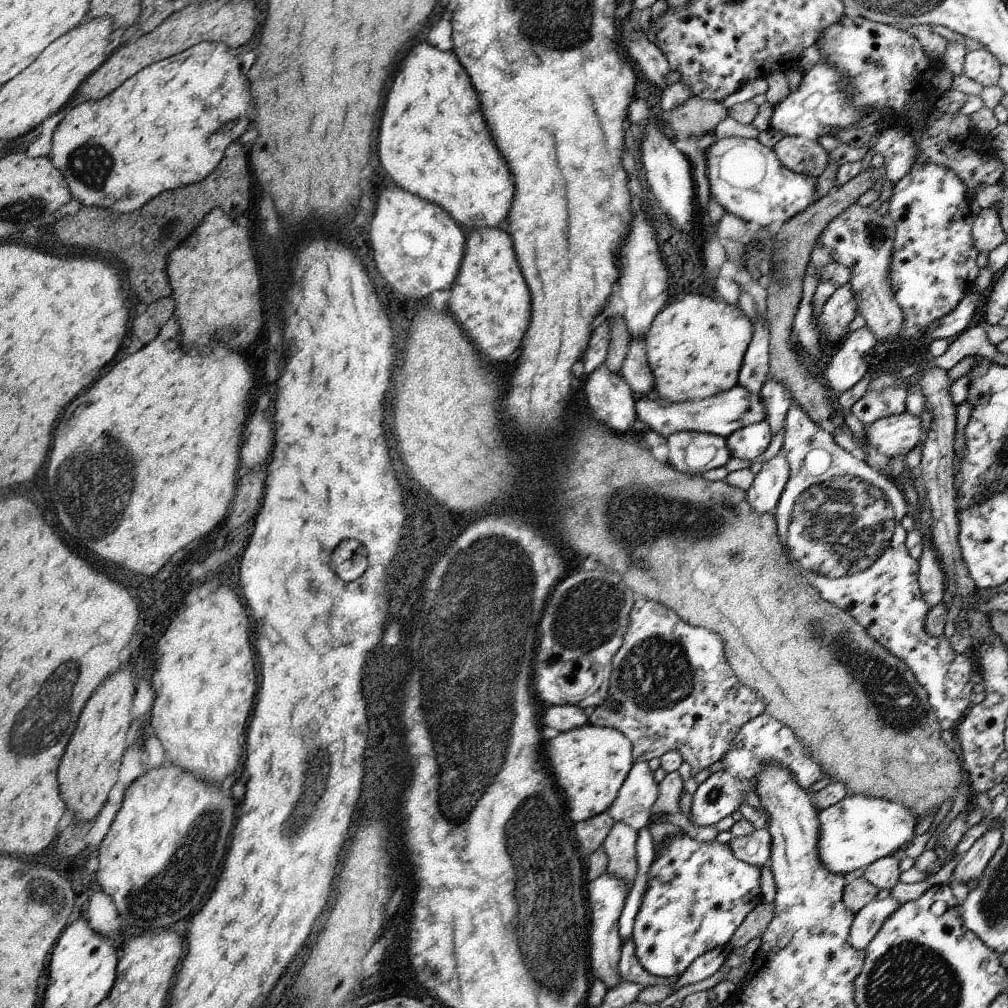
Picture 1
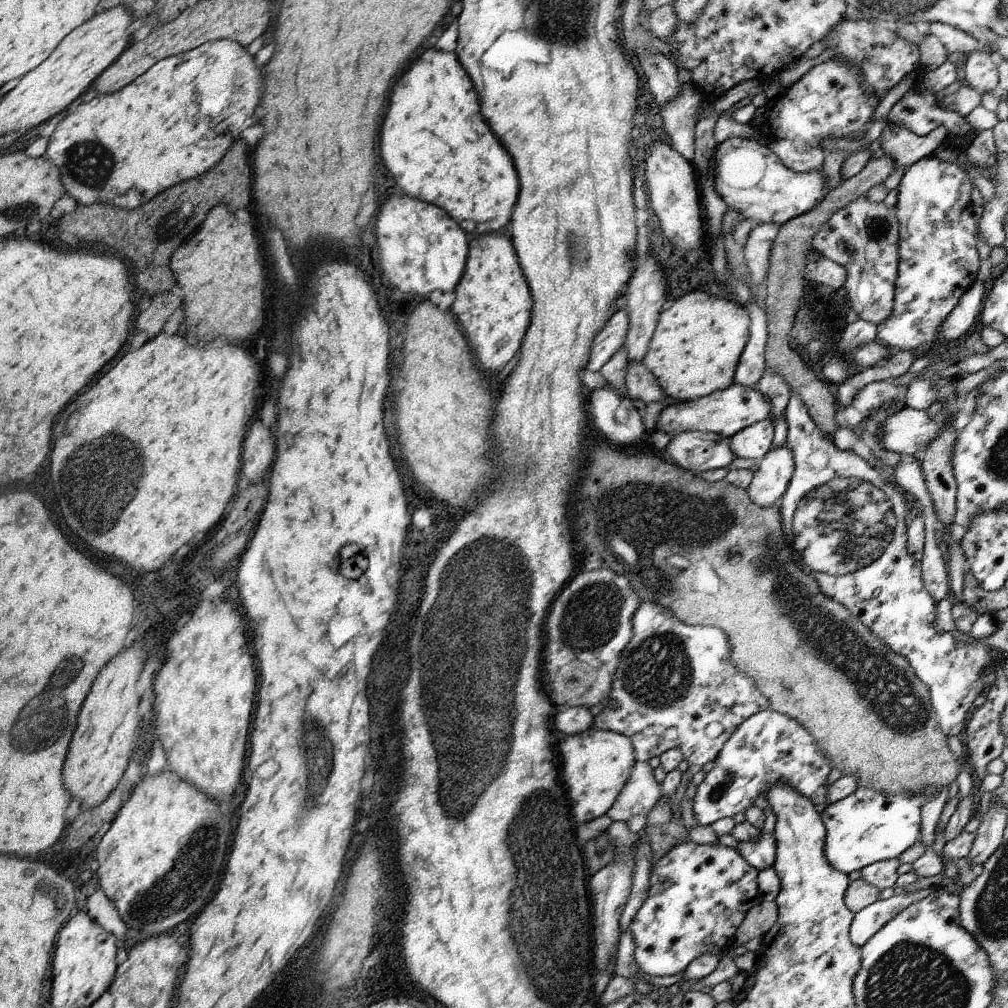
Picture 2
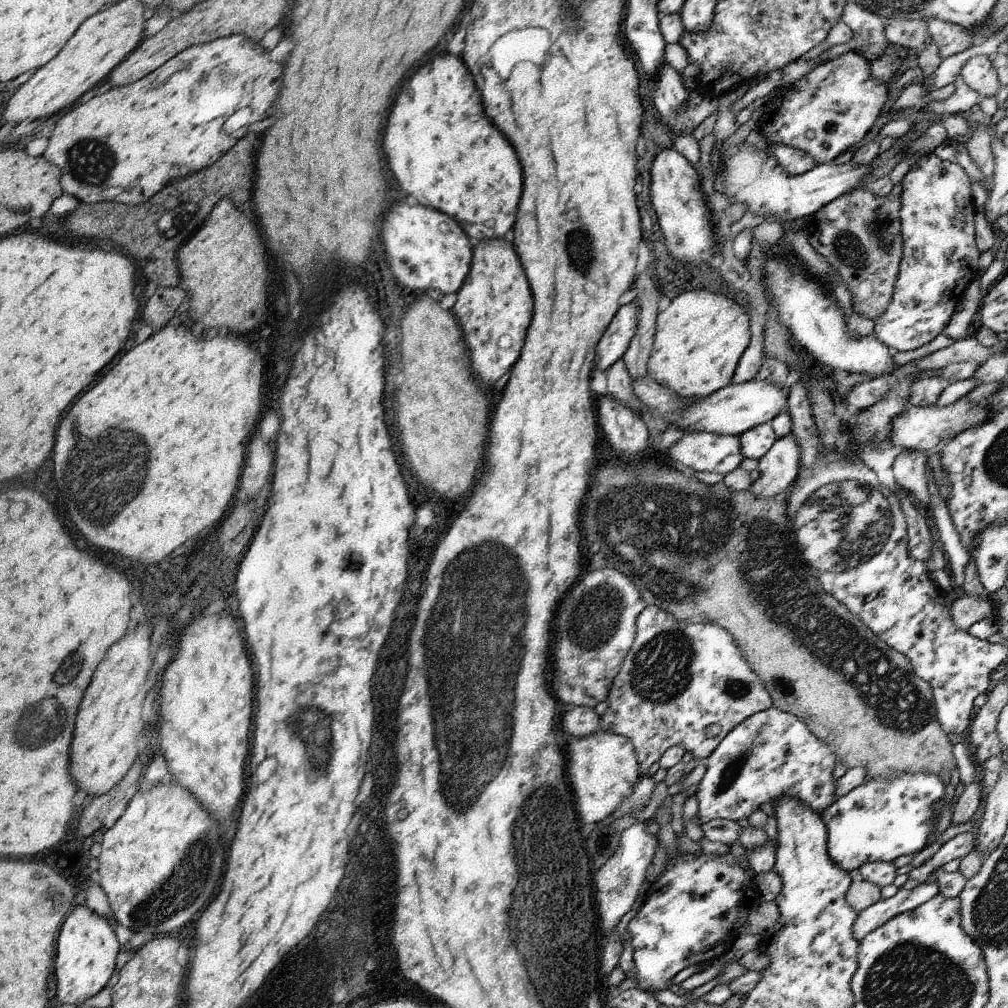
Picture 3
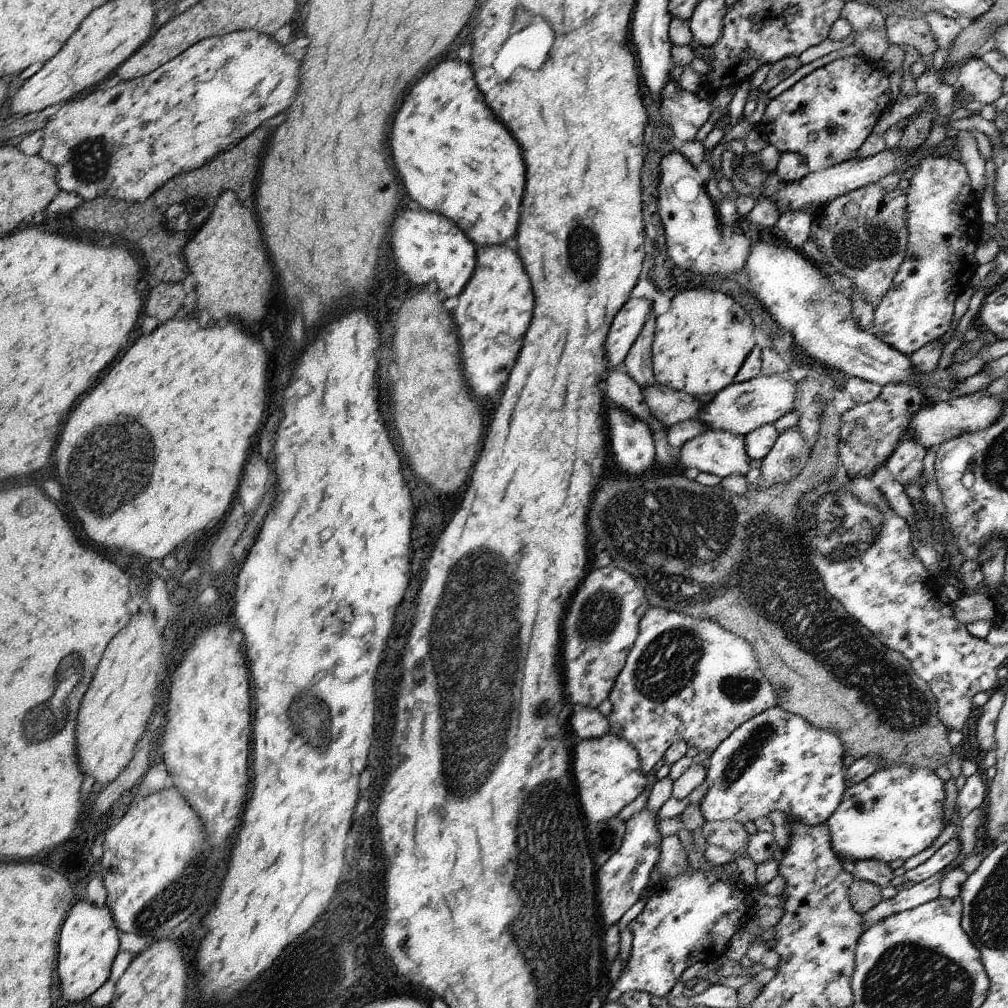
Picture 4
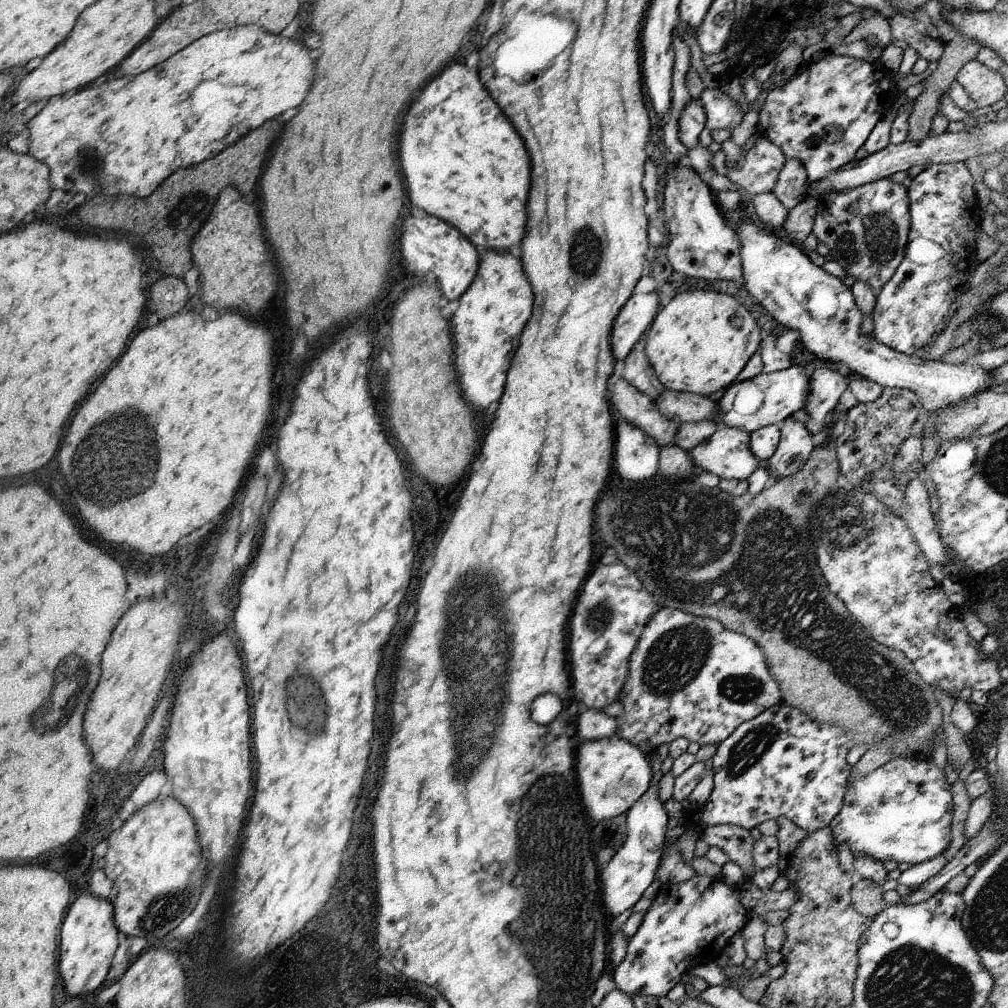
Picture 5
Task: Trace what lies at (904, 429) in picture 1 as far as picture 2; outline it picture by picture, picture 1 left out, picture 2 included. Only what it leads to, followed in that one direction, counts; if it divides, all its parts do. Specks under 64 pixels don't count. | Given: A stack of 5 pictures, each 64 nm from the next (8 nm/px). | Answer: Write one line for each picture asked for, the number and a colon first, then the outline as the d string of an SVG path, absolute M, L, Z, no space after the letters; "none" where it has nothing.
2: M903 408L893 412L879 426L879 434L873 434L887 452L897 452L903 458L919 456L921 450L943 430L943 416L927 418L927 412Z

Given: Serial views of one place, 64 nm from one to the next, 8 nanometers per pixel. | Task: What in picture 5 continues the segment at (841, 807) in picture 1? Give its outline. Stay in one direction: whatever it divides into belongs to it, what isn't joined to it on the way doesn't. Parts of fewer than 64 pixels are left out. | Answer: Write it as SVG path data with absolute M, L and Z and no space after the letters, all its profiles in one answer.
M897 752L897 756L893 756L885 766L847 784L843 808L831 820L829 828L833 830L835 846L845 844L853 854L871 856L879 862L895 860L897 864L921 864L947 850L951 842L951 812L951 786L945 782L945 774L935 768L935 762L917 762Z

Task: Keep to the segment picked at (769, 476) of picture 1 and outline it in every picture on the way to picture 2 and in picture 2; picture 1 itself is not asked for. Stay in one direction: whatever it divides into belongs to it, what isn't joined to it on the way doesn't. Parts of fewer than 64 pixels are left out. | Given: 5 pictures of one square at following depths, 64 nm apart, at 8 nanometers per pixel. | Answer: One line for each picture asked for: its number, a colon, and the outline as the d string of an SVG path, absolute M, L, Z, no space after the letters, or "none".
2: M783 444L781 448L771 448L761 460L757 460L757 470L747 488L751 502L759 508L779 504L779 498L787 492L793 470L793 454L787 446Z

